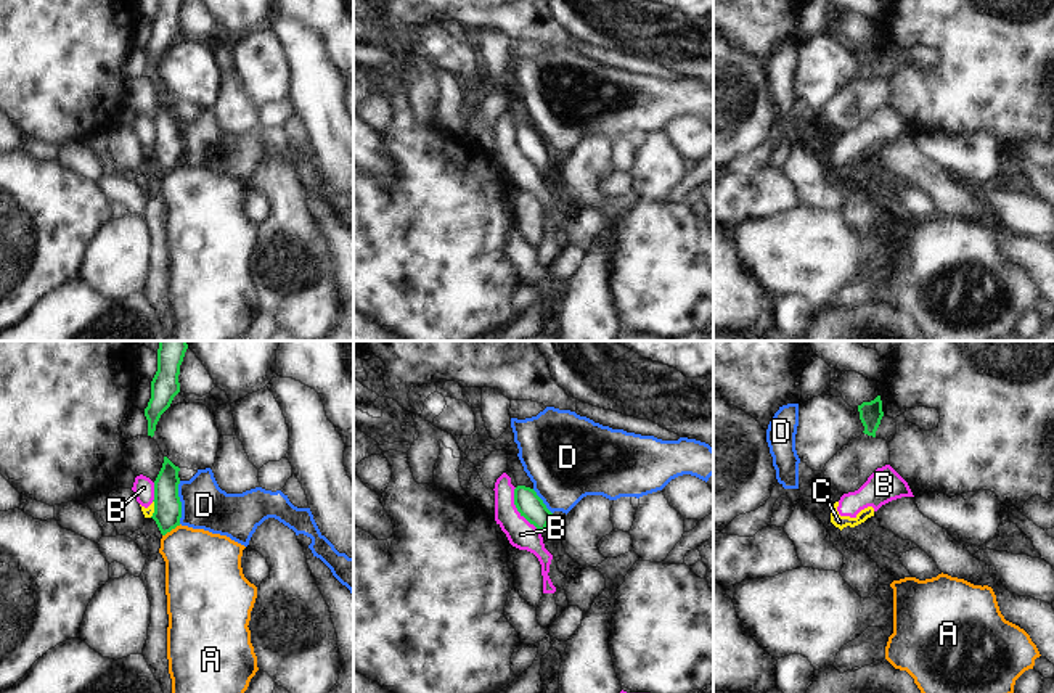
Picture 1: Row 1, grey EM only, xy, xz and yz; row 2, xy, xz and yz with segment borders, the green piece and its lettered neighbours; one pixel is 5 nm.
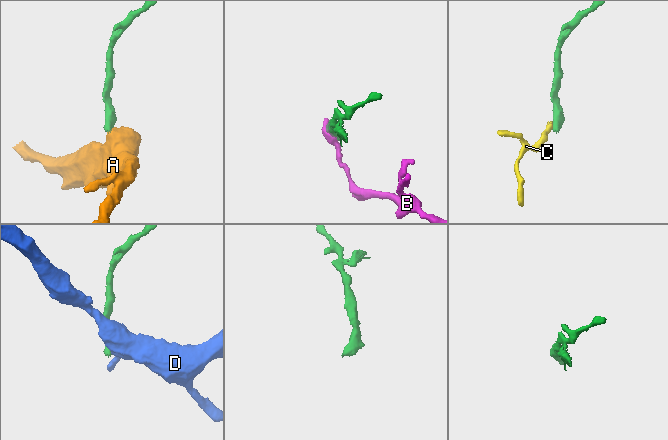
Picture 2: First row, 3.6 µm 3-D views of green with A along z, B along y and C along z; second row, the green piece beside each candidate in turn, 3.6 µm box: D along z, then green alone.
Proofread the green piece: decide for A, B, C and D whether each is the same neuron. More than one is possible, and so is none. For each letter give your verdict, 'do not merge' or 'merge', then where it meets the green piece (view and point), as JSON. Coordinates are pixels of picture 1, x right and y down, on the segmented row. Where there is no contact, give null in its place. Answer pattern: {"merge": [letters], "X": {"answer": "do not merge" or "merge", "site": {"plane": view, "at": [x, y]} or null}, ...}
{"merge": [], "A": {"answer": "do not merge", "site": {"plane": "xy", "at": [171, 529]}}, "B": {"answer": "do not merge", "site": {"plane": "xz", "at": [518, 510]}}, "C": {"answer": "do not merge", "site": {"plane": "xy", "at": [155, 508]}}, "D": {"answer": "do not merge", "site": {"plane": "xy", "at": [180, 502]}}}

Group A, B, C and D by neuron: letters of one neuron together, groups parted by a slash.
A / B C / D

